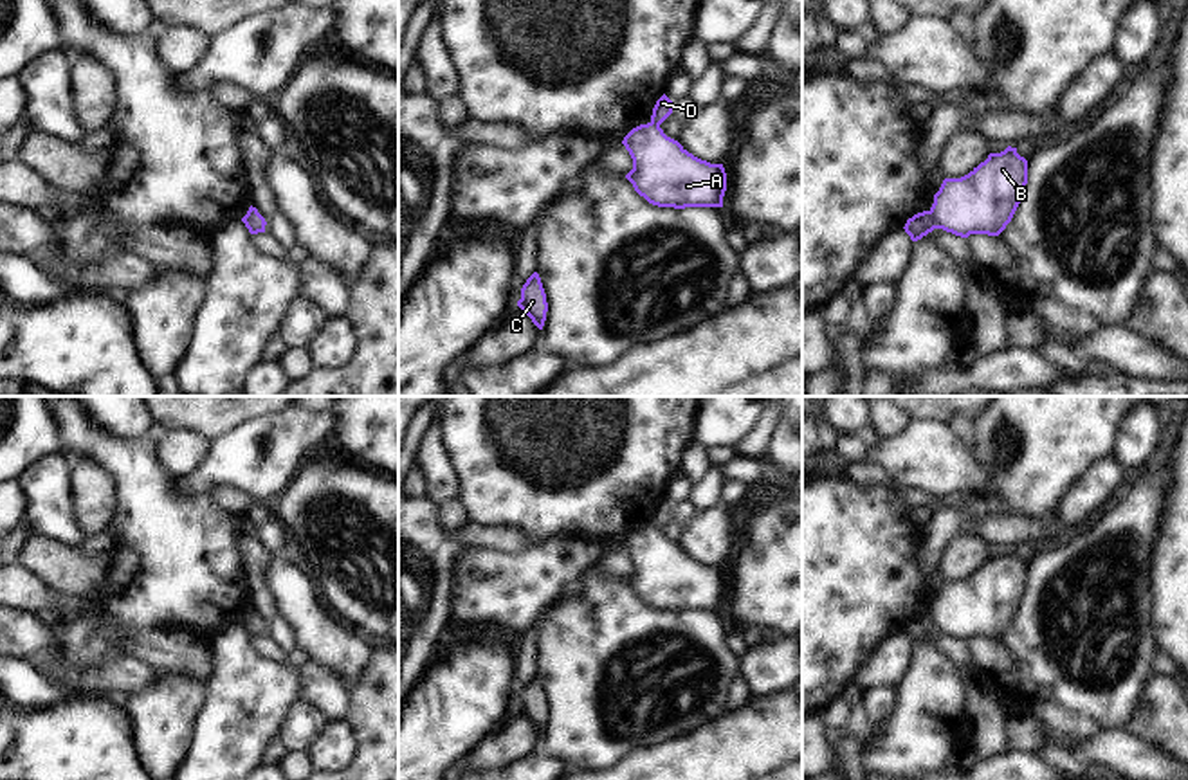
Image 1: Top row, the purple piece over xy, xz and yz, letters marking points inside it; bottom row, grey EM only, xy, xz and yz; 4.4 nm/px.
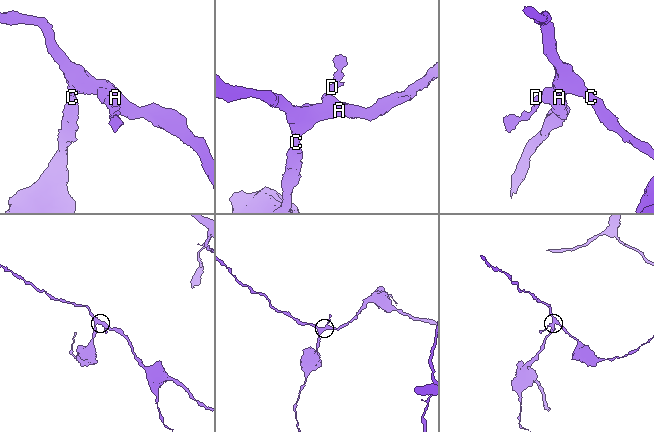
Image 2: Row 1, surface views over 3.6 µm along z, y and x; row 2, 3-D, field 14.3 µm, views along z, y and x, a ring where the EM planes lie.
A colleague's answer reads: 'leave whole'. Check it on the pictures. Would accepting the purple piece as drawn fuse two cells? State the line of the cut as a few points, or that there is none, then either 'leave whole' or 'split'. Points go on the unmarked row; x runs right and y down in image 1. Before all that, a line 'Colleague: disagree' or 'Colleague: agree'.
Colleague: disagree
cut in yz along (929, 615), (936, 631); split

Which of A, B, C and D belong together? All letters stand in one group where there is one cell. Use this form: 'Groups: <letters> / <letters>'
Groups: A B C / D.

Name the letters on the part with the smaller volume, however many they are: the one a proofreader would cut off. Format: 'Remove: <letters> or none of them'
Remove: D

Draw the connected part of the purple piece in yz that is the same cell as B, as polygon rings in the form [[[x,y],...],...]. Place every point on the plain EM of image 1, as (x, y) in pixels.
[[[1008,549],[961,582],[945,582],[930,616],[936,632],[961,641],[999,639],[1011,625],[1028,587],[1028,564]]]

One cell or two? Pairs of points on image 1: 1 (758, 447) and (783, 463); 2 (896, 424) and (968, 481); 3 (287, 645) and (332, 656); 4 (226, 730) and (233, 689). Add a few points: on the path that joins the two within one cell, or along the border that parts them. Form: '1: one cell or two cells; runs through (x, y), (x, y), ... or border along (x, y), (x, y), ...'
1: two cells; border along (779, 415), (767, 449), (756, 456)
2: two cells; border along (909, 420), (902, 431), (882, 438)
3: two cells; border along (276, 613), (287, 624), (298, 645)
4: one cell; runs through (233, 719), (233, 699)

